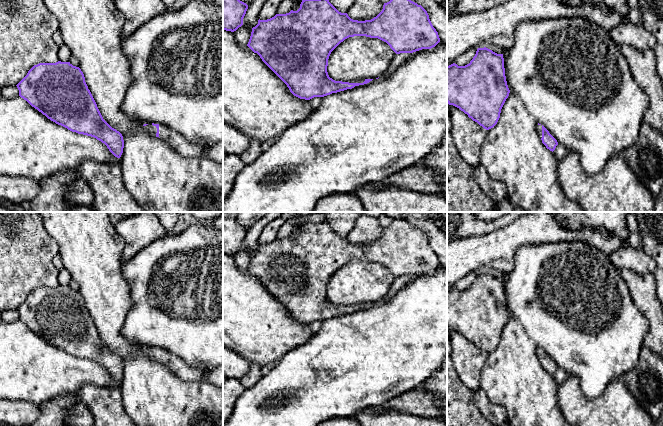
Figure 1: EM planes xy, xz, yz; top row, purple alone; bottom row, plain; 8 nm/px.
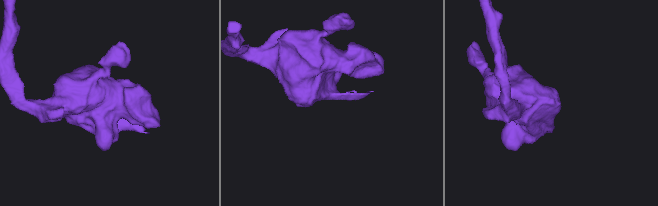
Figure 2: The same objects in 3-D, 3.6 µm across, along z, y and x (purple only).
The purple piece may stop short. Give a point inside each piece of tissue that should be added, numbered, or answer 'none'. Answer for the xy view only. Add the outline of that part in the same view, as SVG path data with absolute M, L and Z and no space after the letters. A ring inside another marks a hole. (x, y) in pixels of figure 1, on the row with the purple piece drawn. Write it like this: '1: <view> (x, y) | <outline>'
1: xy (150, 128) | M149 124L149 125L146 125L146 126L141 126L140 129L146 130L150 134L152 134L153 136L156 136L157 128L156 128L156 126L153 126L152 124Z

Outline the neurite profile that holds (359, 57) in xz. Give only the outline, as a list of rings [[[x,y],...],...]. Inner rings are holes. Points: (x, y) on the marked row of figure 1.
[[[349,37],[331,52],[327,72],[335,81],[375,79],[387,71],[395,54],[378,38]]]

